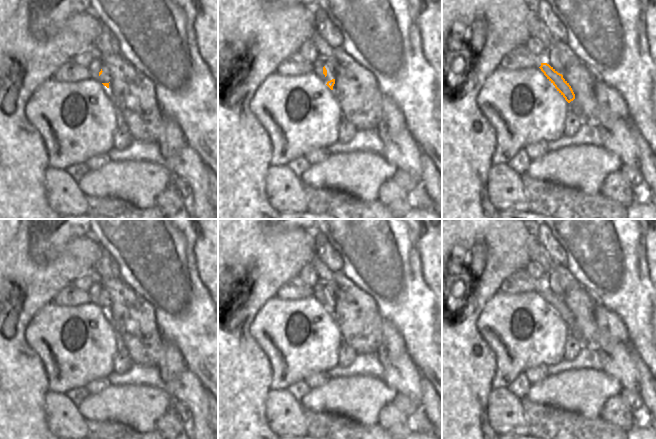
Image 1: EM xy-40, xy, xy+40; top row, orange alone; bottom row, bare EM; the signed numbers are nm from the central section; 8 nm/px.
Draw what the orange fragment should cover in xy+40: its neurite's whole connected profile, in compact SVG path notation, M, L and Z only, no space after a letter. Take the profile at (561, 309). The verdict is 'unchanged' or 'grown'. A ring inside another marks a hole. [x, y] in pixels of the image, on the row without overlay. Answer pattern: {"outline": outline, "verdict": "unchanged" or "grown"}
{"outline": "M541 287L539 291L547 303L555 310L557 315L570 327L575 323L575 318L569 307L553 291L547 287Z", "verdict": "unchanged"}

